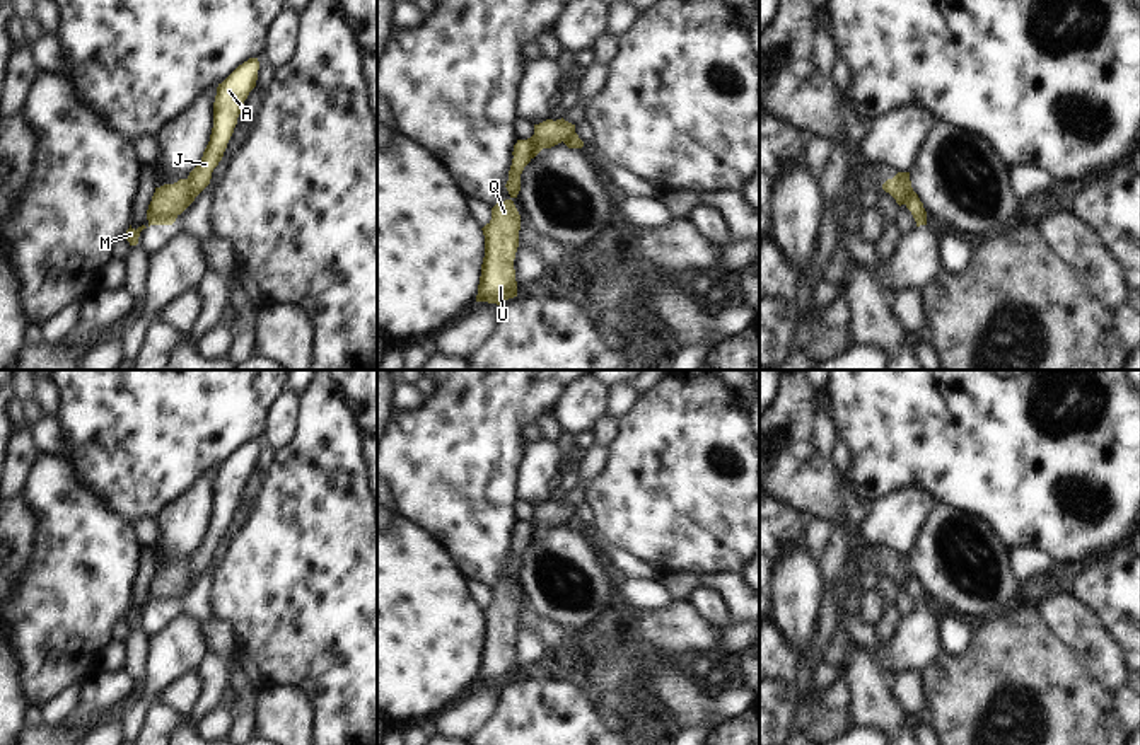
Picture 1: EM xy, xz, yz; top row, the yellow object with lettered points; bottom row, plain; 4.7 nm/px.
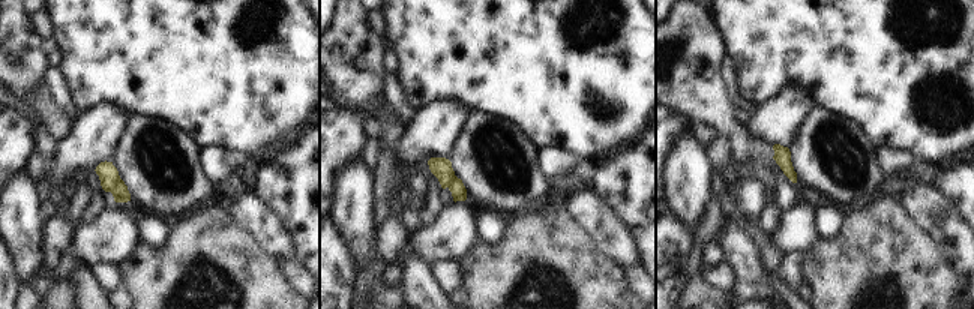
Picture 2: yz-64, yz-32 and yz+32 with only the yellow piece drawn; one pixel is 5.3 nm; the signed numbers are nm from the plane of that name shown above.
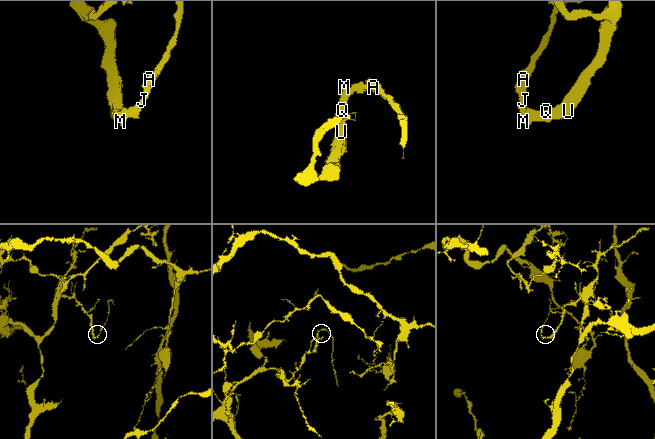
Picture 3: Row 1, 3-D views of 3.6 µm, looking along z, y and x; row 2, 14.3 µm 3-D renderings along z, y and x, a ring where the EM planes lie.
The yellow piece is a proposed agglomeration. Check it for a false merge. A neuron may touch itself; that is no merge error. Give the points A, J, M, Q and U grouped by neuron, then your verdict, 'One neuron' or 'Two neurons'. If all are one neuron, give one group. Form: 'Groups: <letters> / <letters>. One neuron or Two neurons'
Groups: A J / M Q U. Two neurons

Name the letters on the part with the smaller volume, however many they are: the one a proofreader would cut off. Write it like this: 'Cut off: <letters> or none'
Cut off: A, J

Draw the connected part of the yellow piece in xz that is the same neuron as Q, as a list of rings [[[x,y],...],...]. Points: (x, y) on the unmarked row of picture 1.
[[[546,501],[534,506],[534,517],[517,522],[514,540],[505,566],[510,580],[491,590],[491,602],[481,610],[485,617],[485,639],[478,667],[476,684],[500,687],[517,679],[514,641],[519,629],[521,597],[514,586],[521,573],[524,549],[543,532],[551,530],[575,515],[575,506],[561,501]]]

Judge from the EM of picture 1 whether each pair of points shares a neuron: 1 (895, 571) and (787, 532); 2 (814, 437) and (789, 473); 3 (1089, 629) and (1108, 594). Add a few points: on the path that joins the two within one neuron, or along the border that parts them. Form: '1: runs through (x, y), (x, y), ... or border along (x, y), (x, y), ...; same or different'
1: border along (777, 498), (809, 520); different
2: runs through (806, 445), (791, 464); same
3: border along (1072, 592), (1120, 646); different

